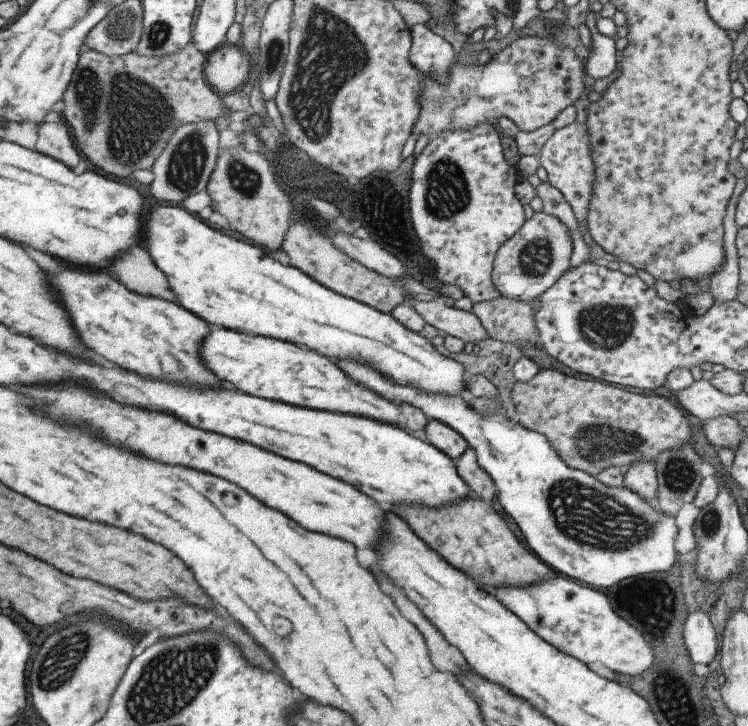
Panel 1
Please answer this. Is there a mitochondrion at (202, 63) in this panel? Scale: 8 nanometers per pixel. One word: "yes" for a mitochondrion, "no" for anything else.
no

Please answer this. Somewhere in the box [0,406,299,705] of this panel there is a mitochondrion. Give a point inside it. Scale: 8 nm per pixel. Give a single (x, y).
(64, 655)

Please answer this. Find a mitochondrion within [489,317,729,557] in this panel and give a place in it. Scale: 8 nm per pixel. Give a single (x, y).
(588, 517)

